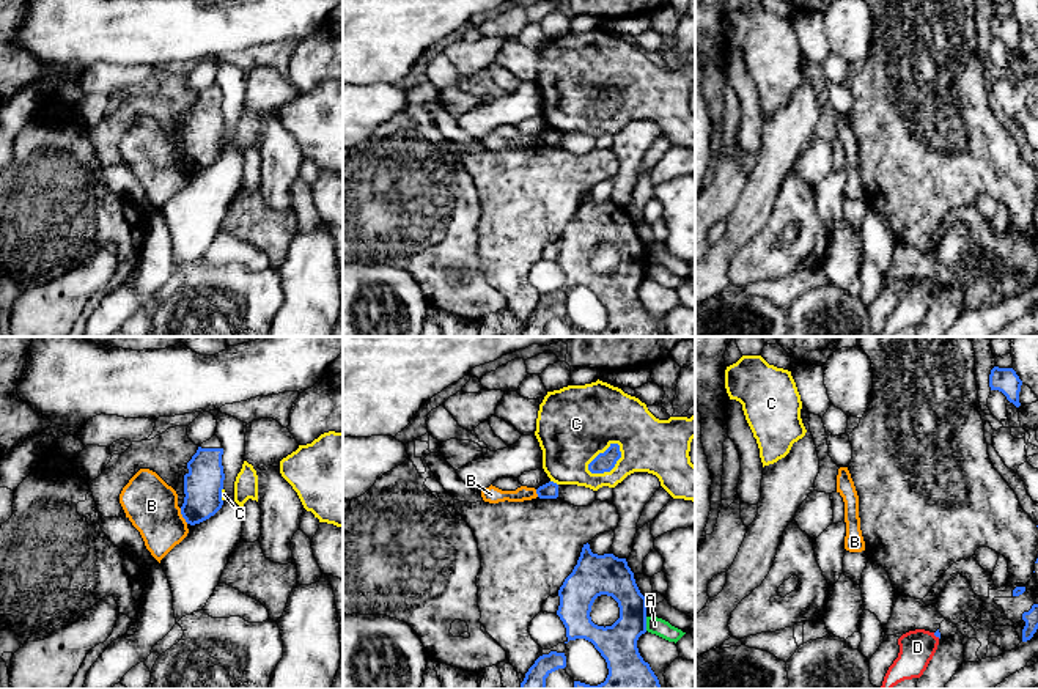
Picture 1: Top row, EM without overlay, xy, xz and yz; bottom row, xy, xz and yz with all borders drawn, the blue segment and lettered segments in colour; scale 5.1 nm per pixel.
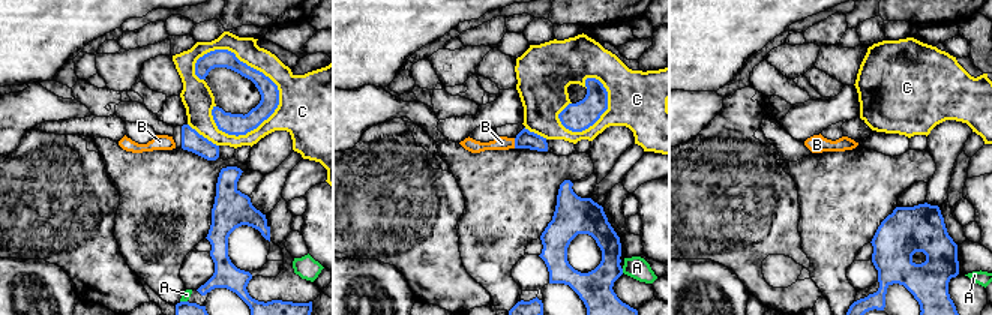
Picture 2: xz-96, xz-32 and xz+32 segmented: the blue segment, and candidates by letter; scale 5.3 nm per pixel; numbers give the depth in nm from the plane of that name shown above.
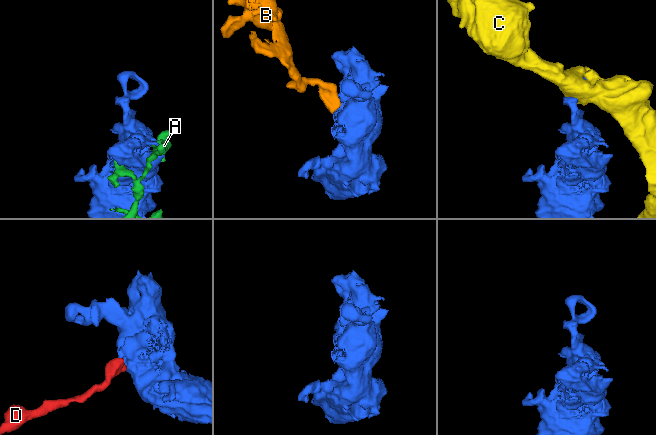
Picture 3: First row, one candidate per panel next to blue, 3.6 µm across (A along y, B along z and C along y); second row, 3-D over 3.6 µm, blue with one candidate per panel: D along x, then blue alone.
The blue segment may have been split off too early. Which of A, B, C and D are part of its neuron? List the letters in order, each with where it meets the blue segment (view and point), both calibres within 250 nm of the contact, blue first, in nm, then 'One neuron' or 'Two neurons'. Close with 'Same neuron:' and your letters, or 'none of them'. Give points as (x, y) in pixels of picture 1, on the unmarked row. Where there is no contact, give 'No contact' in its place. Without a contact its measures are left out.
A: Touches blue at xz (645, 271). Thickness 200 nm (blue) against 90 nm. Two neurons
B: Touches blue at xy (183, 164). Thickness 200 nm (blue) against 280 nm. Two neurons
C: Touches blue at xz (601, 101). Thickness 100 nm (blue) against 380 nm. Two neurons
D: Touches blue at yz (936, 283). Thickness 30 nm (blue) against 180 nm. Two neurons
Same neuron: none of them

